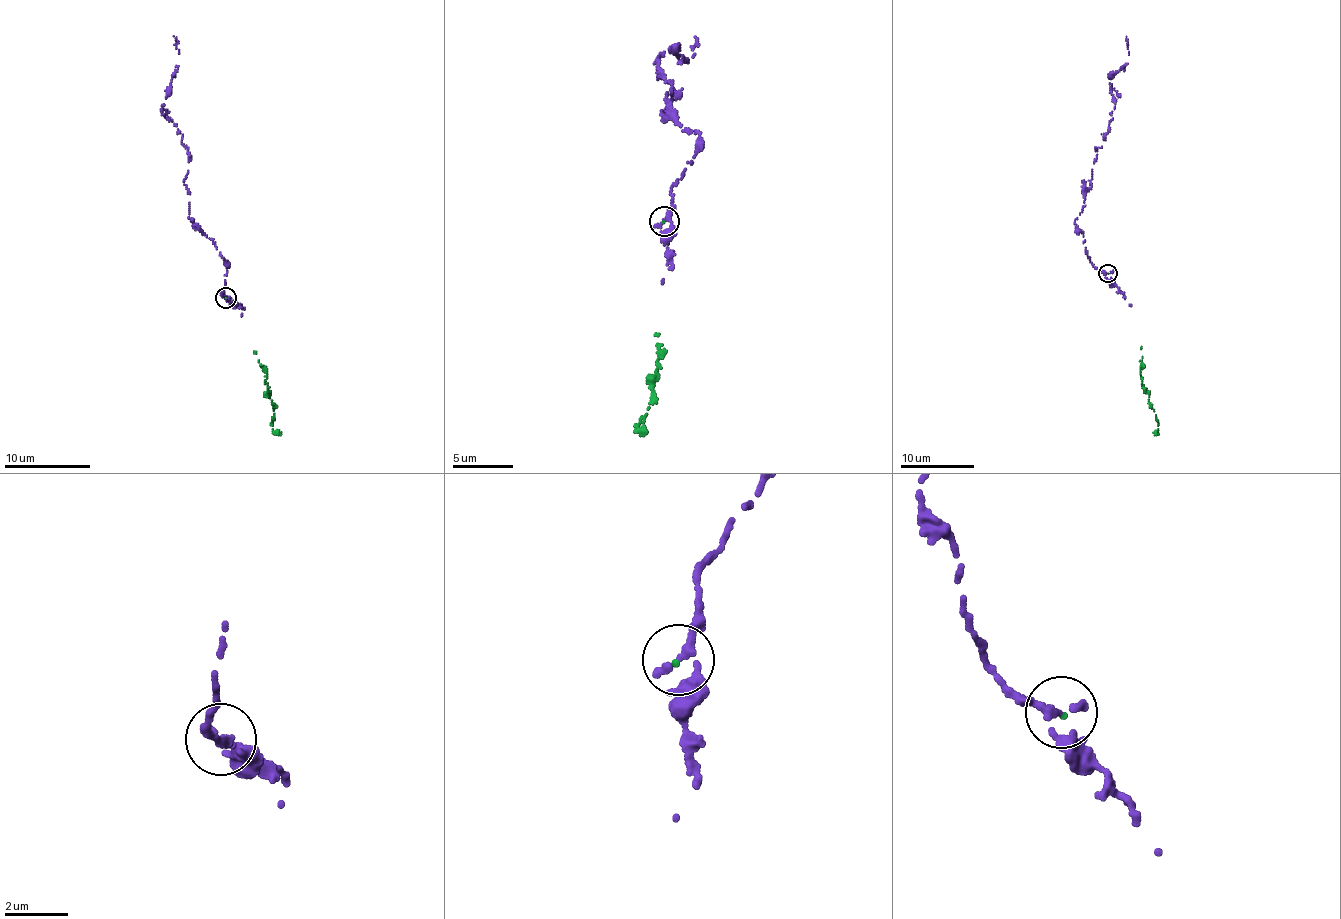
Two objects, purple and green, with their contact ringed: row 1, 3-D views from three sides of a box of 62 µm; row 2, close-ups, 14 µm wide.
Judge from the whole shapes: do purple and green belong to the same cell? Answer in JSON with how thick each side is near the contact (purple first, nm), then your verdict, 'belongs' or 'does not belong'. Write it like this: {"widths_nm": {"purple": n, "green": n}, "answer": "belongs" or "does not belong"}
{"widths_nm": {"purple": 260, "green": 100}, "answer": "belongs"}

